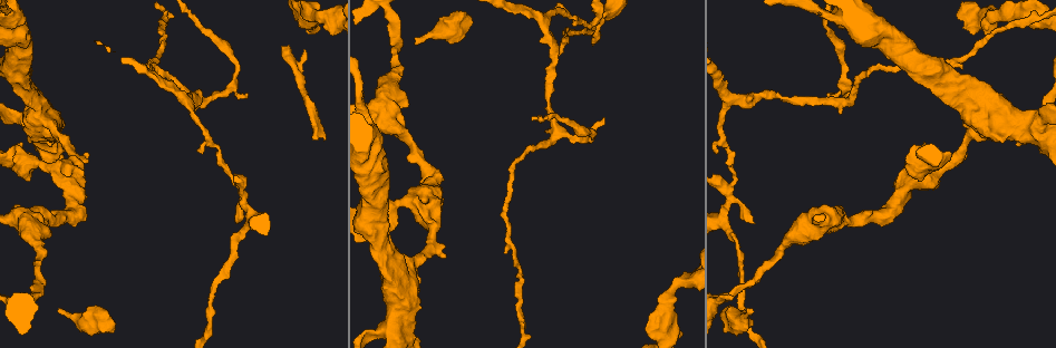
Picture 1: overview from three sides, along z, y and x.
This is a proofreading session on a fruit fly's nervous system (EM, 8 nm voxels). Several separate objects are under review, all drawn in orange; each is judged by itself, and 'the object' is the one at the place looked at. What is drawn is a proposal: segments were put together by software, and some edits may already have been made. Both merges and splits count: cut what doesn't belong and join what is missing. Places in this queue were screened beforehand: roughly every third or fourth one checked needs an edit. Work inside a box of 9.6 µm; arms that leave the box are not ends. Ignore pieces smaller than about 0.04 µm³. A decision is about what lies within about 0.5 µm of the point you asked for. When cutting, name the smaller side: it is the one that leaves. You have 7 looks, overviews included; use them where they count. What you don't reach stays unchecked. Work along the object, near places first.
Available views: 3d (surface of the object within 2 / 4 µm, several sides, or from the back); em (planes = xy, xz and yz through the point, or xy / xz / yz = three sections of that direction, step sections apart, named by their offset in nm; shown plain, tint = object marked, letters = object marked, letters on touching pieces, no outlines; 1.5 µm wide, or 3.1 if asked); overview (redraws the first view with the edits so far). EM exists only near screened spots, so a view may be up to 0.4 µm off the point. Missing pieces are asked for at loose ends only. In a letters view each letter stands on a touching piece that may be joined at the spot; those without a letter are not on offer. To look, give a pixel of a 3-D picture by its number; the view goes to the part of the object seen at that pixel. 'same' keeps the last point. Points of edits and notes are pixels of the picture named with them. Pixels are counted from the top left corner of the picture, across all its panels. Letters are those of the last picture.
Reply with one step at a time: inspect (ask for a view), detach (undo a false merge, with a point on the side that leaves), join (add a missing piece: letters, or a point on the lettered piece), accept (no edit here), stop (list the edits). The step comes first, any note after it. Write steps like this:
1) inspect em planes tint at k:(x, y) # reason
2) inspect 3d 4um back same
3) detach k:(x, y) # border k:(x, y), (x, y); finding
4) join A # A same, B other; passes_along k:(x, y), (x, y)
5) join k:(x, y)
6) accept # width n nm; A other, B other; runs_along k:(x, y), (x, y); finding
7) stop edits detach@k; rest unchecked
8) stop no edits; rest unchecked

inspect em xy step 8 letters at 1:(472, 20) # an open end

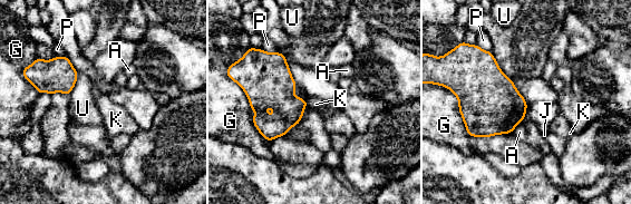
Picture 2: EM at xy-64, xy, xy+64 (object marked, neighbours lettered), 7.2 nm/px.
inspect em planes letters same

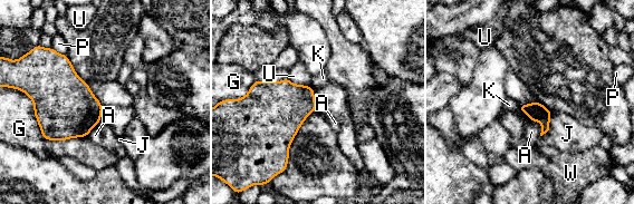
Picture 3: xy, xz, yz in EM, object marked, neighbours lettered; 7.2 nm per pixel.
accept # A other, G other, J other, K other, P other, U other, W other; border 3:(530, 120), (540, 124), (540, 135); none of them fits

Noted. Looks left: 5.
inspect 3d 4um at 1:(598, 18) # sudden change in width

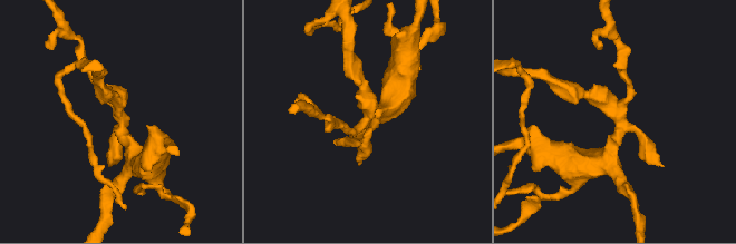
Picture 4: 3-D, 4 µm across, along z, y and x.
inspect em planes letters at 4:(367, 118) # shape alone is not enough

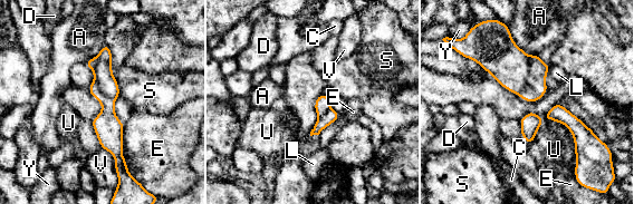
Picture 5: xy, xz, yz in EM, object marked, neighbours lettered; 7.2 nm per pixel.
detach 5:(508, 64) # longest_contact E 380 nm; A other, C other, D other, E other, L other, S other, U other, V other, Y other; two neurons meet here

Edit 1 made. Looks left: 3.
inspect em planes plain at 1:(397, 203) # a narrow waist

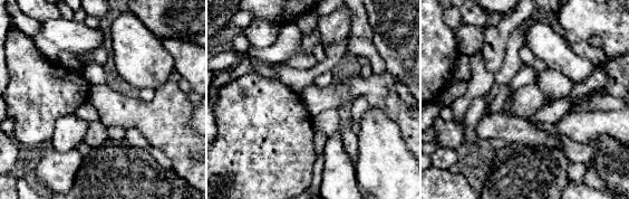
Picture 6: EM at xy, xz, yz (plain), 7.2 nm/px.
inspect em planes tint same # with the object marked

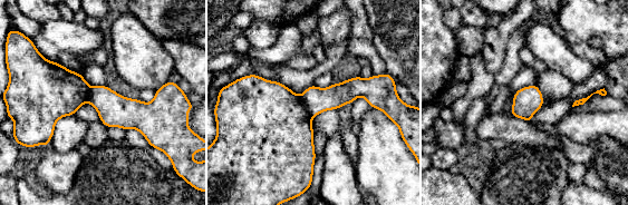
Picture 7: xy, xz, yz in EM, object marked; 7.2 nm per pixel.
inspect em planes letters same # what lies round it

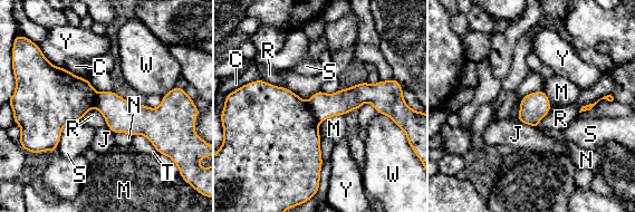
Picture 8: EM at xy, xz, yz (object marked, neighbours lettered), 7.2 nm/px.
detach 8:(284, 132) # C other, J other, M other, N other, R other, S other, T other, W other, Y other; border 8:(306, 102), (318, 123); two neurons meet here

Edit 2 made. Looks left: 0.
stop edits detach@5, detach@8; rest unchecked

